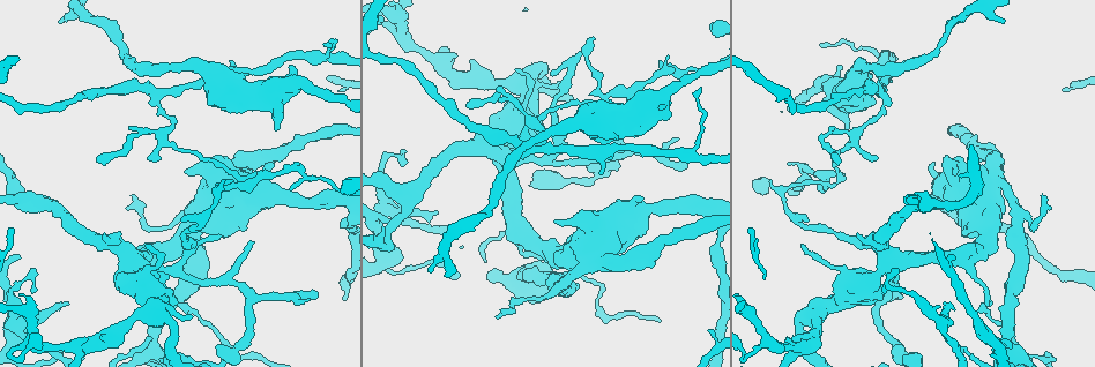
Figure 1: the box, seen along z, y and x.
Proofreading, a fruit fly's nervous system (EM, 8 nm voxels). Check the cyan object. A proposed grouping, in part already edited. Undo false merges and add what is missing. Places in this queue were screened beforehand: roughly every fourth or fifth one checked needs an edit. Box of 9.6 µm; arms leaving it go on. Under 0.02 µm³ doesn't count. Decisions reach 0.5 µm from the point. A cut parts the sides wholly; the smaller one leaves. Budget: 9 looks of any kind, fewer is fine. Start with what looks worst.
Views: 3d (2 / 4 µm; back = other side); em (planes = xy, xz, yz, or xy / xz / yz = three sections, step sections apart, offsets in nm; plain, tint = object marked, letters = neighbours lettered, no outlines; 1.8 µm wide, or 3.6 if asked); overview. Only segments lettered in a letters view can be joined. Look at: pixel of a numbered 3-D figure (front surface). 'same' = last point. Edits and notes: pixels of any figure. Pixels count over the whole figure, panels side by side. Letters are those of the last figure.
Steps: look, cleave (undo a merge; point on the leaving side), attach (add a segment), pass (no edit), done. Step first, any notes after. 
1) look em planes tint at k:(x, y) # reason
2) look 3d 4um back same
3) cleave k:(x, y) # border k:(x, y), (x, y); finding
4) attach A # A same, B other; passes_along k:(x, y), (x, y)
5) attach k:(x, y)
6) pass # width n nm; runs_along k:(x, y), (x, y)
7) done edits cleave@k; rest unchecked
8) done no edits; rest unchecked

look em planes letters at 1:(943, 303) # free end

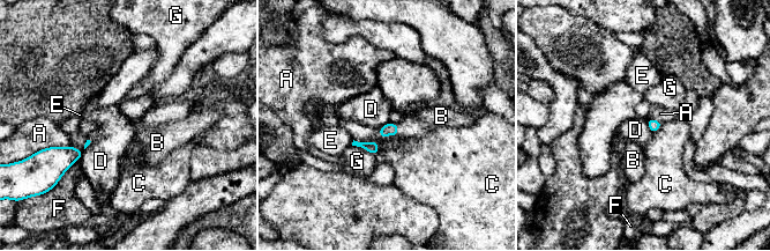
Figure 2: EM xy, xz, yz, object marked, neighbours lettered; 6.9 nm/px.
pass # longest_contact A 200 nm; A other, B other, C other, D other, E other, F other, G other; none of them fits

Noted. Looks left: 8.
look 3d 4um at 1:(994, 185)

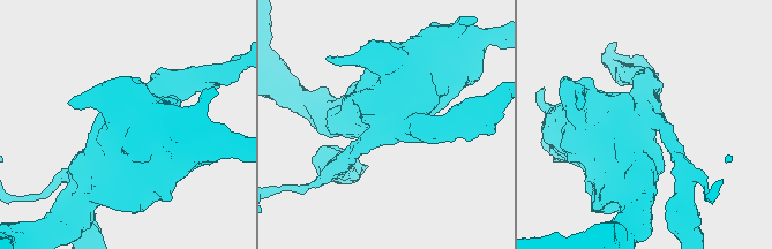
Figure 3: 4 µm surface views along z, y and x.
look em xy step 8 tint at 3:(377, 130) # now the EM

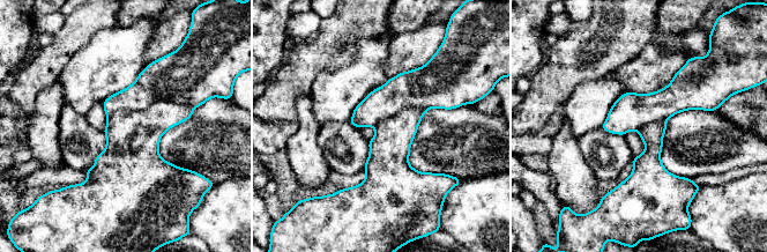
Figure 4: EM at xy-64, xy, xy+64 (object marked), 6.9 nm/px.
look em planes letters same

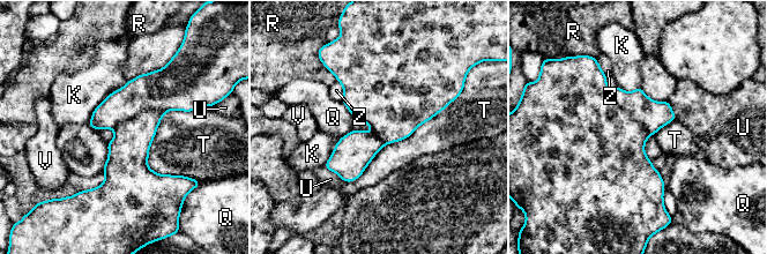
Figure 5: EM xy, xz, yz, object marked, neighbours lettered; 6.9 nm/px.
cleave 5:(166, 89) # width 380 nm; K other, Q other, R other, T other, U other, V other, Z other; border 5:(166, 110), (146, 110), (112, 128); a second neuron is stuck on

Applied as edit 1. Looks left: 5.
look em 3.6um planes letters at 1:(272, 162)

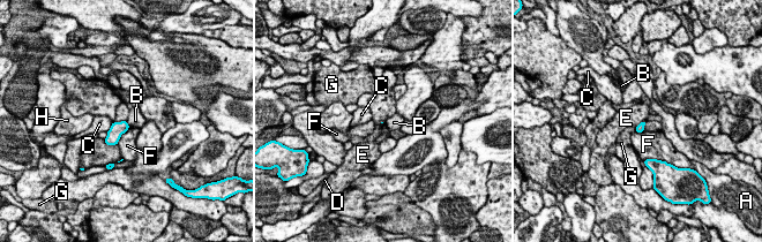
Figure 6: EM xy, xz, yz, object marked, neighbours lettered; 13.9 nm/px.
pass # A other, B other, C other, D other, E other, F other, G other, H other; border 6:(126, 121), (114, 122); none of them fits

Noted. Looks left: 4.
done edits cleave@5; rest unchecked

